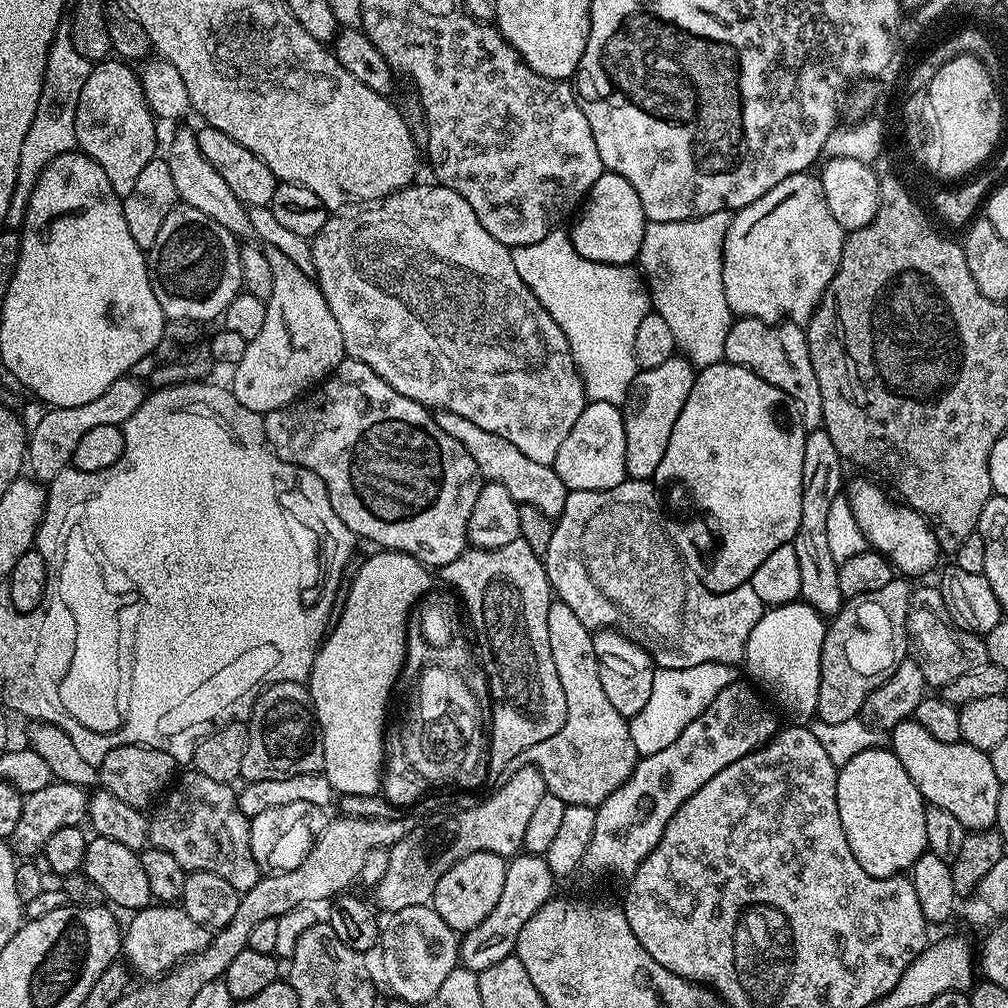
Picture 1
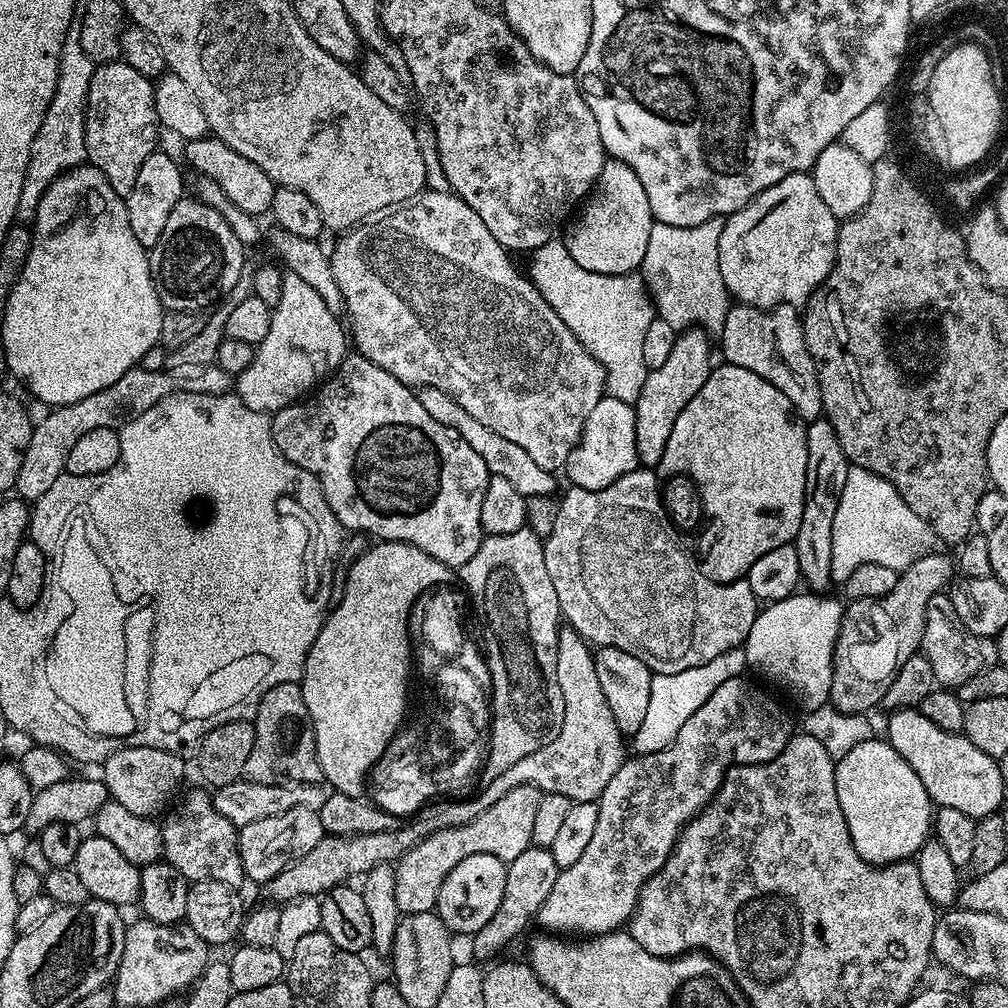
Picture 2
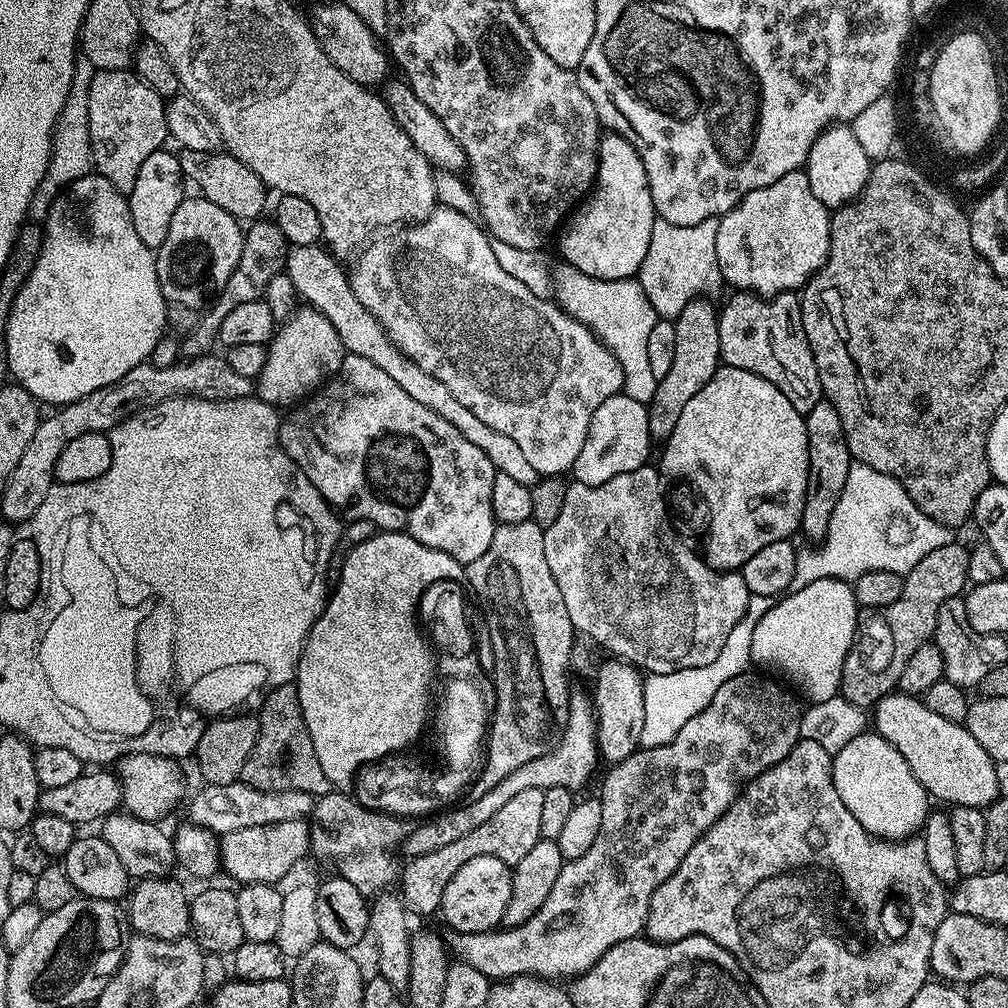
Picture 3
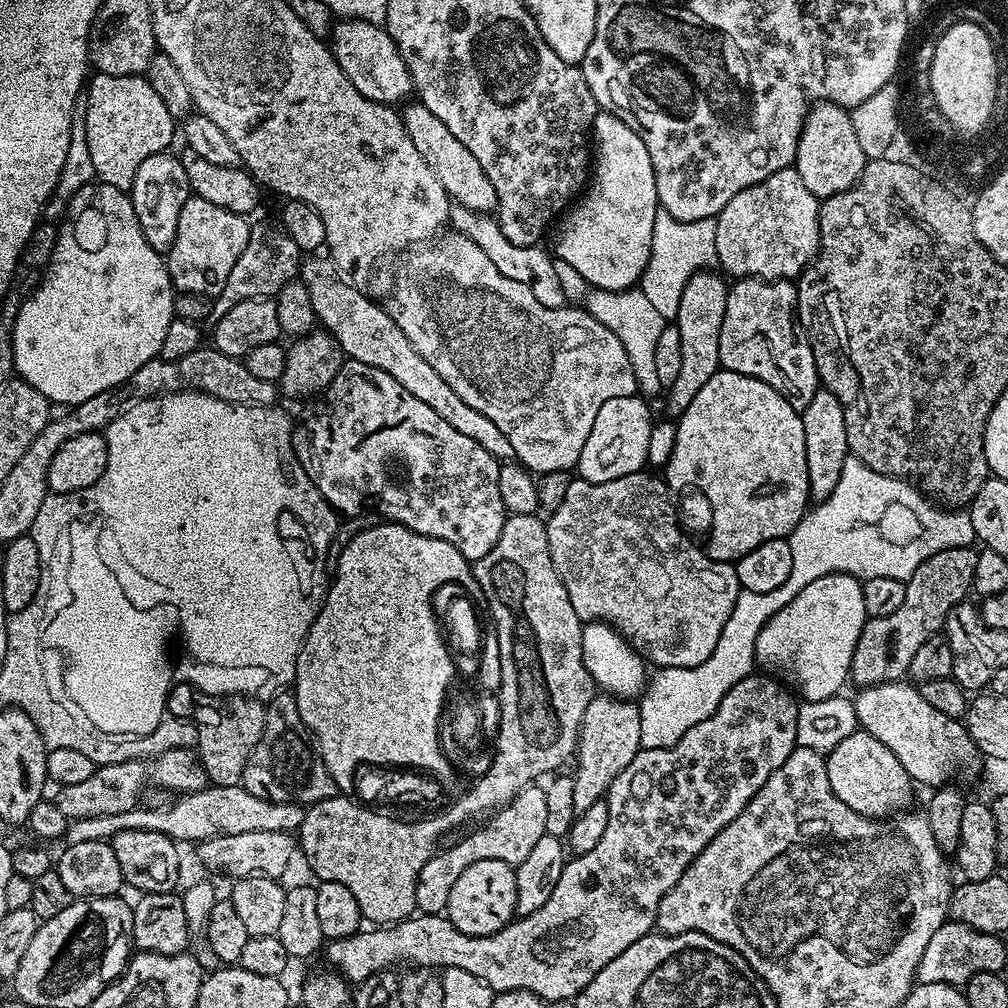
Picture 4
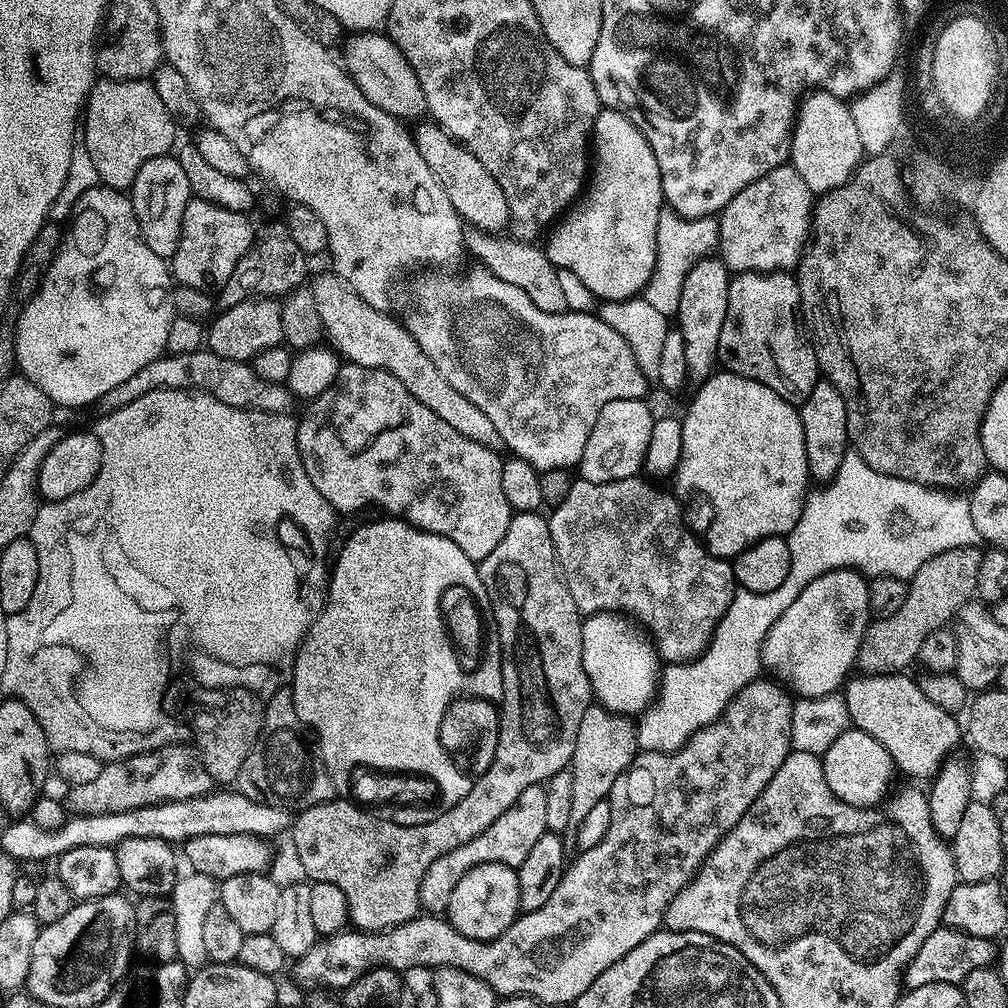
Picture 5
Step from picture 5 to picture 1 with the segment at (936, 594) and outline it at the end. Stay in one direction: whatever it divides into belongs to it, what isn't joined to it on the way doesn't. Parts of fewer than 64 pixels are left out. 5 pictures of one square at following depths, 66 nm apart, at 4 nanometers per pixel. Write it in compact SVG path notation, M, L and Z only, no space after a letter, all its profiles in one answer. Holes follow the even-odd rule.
M894 578L873 593L850 597L827 625L820 659L820 685L816 716L822 722L846 722L860 716L866 698L882 682L892 677L901 659L900 636L888 612L907 613L913 585L904 578Z

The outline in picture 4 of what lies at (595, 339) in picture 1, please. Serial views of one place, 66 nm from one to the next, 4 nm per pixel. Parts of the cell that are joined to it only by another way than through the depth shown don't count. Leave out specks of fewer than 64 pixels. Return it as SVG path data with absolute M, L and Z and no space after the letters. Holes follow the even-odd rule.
M636 286L628 288L625 292L592 288L589 293L586 311L598 322L602 322L602 326L606 326L606 330L610 330L610 334L614 334L618 342L622 342L626 358L630 358L630 366L634 366L637 389L648 398L653 398L652 396L658 395L659 392L661 395L662 386L658 382L654 350L658 347L658 337L666 326L662 314L654 310L654 305L647 300L646 294L642 294Z

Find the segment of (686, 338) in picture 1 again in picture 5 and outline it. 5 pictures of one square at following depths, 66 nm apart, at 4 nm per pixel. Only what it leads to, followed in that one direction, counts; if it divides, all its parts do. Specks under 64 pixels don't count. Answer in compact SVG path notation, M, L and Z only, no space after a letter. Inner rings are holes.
M664 207L658 214L656 235L656 262L654 274L645 286L642 298L658 310L658 314L672 318L676 316L678 302L682 298L682 282L697 261L709 255L717 247L720 238L720 221L716 216L698 216L690 219L680 216L673 208Z

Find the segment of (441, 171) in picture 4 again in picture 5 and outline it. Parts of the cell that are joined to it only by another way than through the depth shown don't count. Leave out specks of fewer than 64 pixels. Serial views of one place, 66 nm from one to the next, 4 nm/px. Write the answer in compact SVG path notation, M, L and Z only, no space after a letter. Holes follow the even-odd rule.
M428 122L420 133L415 133L414 139L418 154L422 154L426 166L430 166L442 190L446 190L446 198L450 198L454 210L465 225L471 226L475 231L491 234L503 233L509 227L506 194L502 194L502 186L494 182L494 174L490 174L490 170L478 162L473 152L459 144L435 122Z

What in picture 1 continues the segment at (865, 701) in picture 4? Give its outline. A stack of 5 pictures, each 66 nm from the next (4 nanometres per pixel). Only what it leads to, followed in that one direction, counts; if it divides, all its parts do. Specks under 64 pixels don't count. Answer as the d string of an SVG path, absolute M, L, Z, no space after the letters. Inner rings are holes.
M915 718L903 720L890 729L890 750L898 762L902 762L906 774L910 774L914 786L918 786L928 804L950 810L950 814L962 822L965 830L988 830L995 825L994 813L998 807L1001 782L995 776L989 753L963 742L938 742L934 734L926 734L926 730L918 726Z

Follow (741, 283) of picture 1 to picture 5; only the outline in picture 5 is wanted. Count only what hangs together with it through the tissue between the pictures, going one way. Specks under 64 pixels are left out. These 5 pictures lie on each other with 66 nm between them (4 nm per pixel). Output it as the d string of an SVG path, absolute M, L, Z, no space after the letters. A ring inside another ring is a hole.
M791 163L779 164L762 178L750 182L725 206L719 213L720 238L718 241L718 256L729 270L739 274L742 272L779 272L795 269L810 239L812 226L812 210L814 194L802 182L802 174L793 168Z

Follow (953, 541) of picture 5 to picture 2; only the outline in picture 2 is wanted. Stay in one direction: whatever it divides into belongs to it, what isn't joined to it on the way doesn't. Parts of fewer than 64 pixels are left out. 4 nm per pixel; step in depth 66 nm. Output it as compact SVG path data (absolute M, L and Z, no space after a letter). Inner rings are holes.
M849 467L846 486L842 486L842 498L838 498L838 510L834 514L832 575L837 581L847 580L858 566L867 563L878 563L901 573L933 544L932 527L902 502L902 494L886 478L865 468ZM743 647L732 648L726 654L706 662L702 666L694 666L690 670L682 670L678 674L656 674L652 677L650 686L650 702L646 709L646 718L642 726L638 726L636 735L631 737L630 744L636 747L639 755L645 756L651 752L662 750L686 726L686 718L722 686L730 678L741 675L745 671L746 661Z

